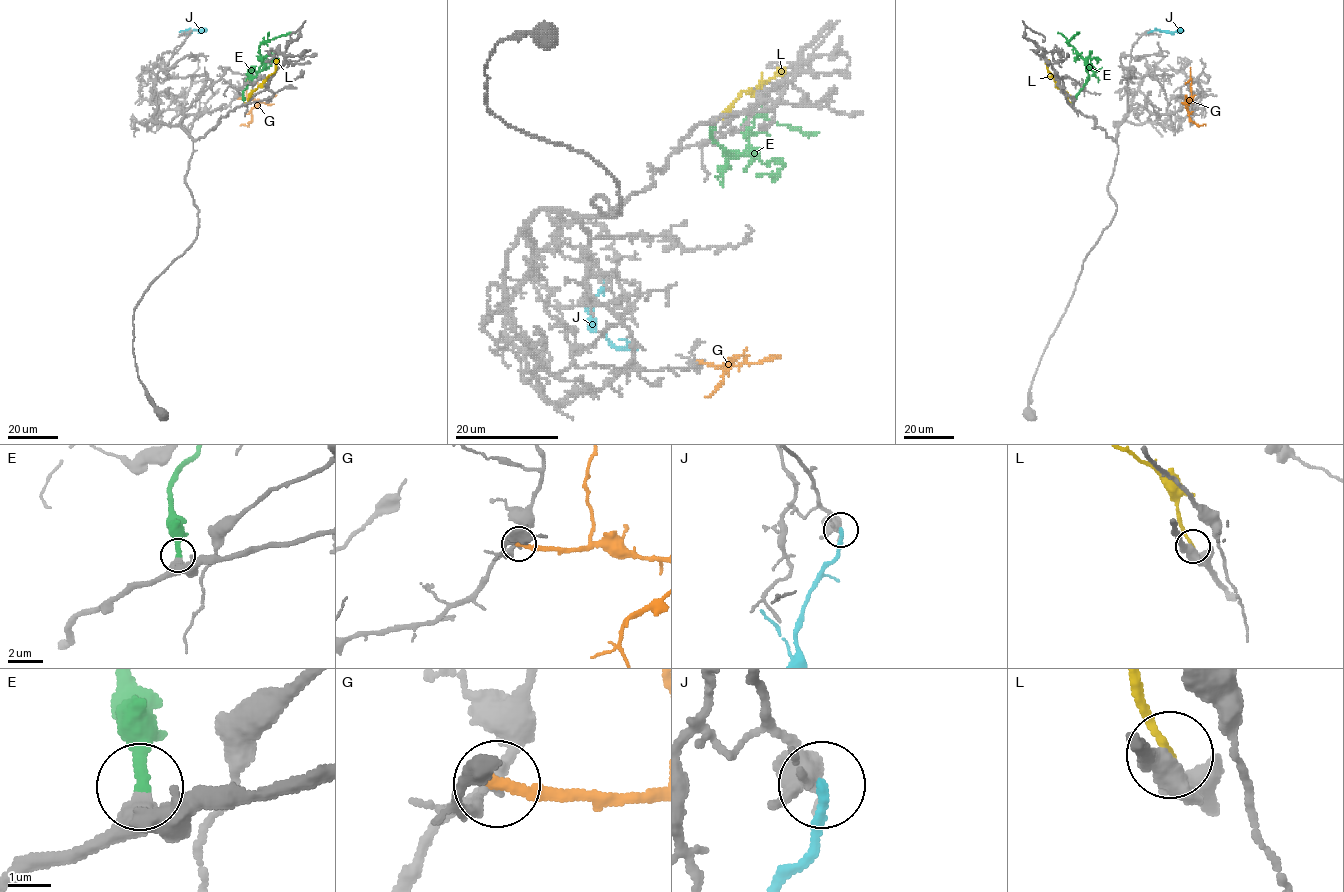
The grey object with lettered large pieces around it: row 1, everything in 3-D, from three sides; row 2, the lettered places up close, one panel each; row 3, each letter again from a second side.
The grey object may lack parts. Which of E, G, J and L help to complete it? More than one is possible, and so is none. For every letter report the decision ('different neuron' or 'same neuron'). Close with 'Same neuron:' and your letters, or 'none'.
E: same neuron
G: different neuron
J: different neuron
L: different neuron
Same neuron: E

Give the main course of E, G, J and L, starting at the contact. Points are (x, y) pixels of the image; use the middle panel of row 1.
E: (713, 124), (710, 137), (739, 156), (754, 151), (744, 128), (749, 115), (818, 133)
G: (696, 361), (739, 366), (744, 357), (738, 354), (727, 361), (728, 368), (722, 375), (721, 384), (704, 397)
J: (605, 279), (594, 302), (593, 327), (615, 346), (625, 348), (626, 341), (620, 340)
L: (717, 117), (743, 91), (758, 87), (785, 69)

